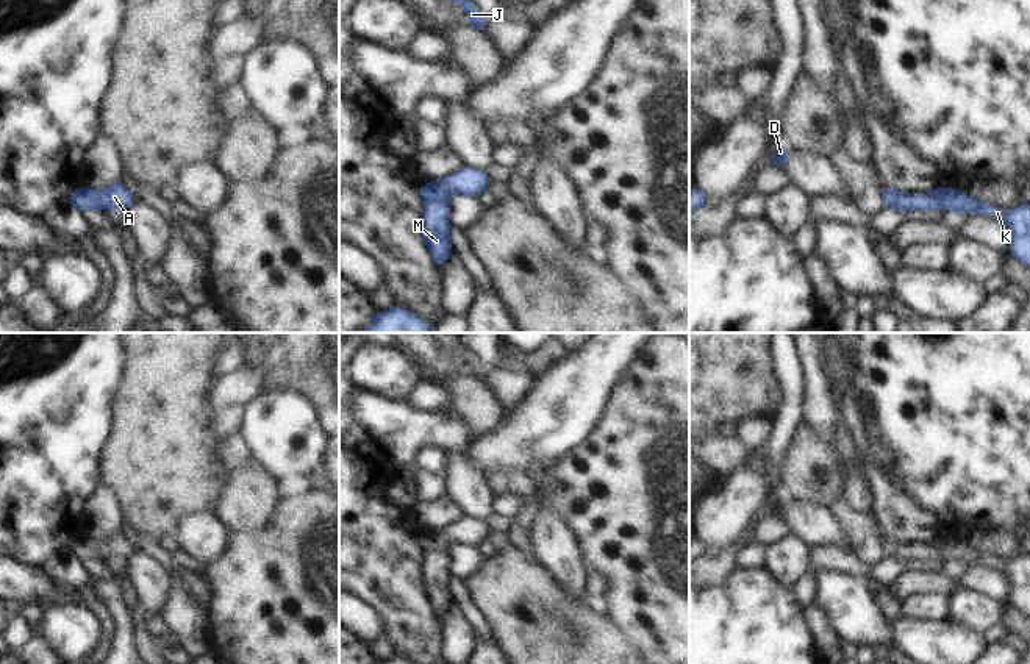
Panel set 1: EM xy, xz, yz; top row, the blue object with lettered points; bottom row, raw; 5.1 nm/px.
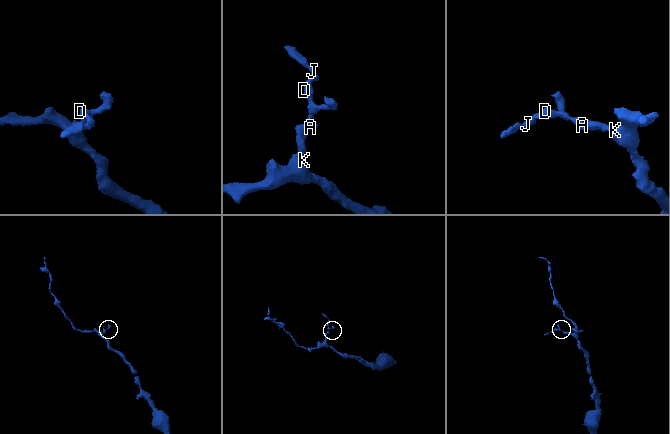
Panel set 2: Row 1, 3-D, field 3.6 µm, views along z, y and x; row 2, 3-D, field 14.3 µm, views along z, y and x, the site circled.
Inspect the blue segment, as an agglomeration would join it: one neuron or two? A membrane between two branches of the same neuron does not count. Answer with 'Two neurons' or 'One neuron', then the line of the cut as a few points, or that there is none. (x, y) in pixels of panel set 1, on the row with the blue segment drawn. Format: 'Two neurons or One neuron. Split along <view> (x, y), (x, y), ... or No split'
One neuron. No split.

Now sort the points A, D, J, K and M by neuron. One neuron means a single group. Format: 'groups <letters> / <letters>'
groups A D J K M

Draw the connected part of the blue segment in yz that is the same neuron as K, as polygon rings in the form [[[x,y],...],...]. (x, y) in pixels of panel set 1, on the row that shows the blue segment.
[[[883,184],[885,208],[899,211],[964,211],[1002,219],[1011,228],[1010,255],[1030,267],[1030,205],[1022,203],[1014,211],[969,198],[961,189],[938,186],[932,194],[900,194]]]

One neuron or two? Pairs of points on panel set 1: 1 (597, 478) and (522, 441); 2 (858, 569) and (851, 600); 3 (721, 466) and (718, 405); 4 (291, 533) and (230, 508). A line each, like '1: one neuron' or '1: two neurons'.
1: two neurons
2: two neurons
3: two neurons
4: two neurons

